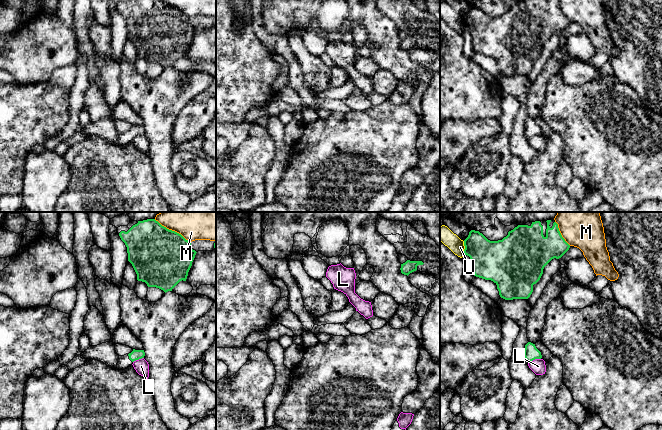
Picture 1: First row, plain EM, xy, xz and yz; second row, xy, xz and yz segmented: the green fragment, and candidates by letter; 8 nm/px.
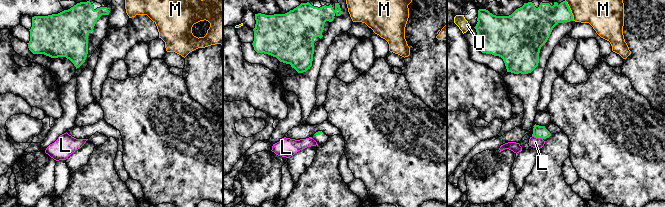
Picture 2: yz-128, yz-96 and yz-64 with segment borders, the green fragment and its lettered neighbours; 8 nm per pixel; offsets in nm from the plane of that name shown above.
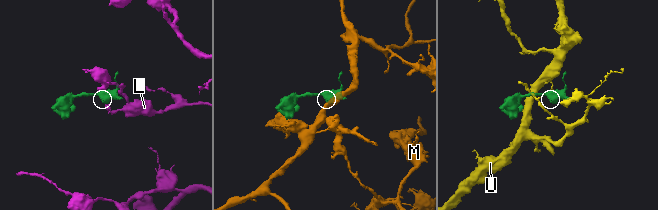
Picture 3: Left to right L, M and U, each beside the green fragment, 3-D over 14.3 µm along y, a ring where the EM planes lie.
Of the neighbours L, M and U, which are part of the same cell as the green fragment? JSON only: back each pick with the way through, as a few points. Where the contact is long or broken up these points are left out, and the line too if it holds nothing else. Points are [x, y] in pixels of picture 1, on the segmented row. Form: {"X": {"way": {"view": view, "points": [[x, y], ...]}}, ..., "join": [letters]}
{"join": []}

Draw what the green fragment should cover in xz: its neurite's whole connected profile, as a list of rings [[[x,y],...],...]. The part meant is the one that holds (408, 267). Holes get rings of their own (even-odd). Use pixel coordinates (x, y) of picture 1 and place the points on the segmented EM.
[[[407,260],[405,263],[401,264],[401,273],[404,275],[409,275],[410,273],[417,270],[418,265],[423,265],[424,263],[422,261],[410,261]]]

